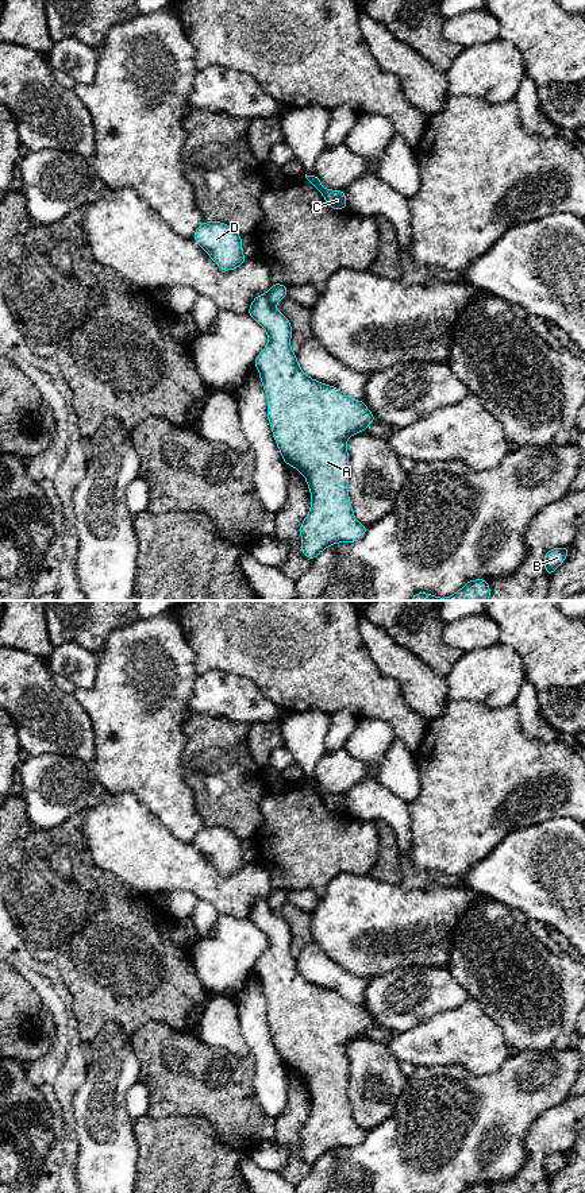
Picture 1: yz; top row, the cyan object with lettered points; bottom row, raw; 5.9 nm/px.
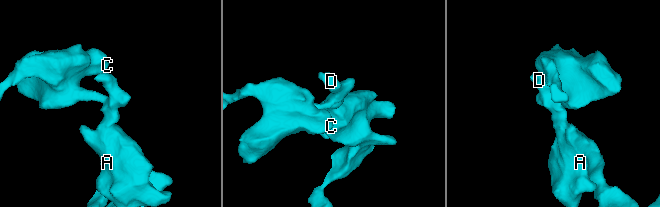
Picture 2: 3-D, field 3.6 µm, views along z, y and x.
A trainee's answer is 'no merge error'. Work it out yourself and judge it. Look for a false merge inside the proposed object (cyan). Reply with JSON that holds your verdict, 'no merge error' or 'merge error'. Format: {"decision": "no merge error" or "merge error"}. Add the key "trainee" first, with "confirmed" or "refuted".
{"trainee": "confirmed", "decision": "no merge error"}

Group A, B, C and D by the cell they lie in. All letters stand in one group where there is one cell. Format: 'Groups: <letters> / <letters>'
Groups: A B C D

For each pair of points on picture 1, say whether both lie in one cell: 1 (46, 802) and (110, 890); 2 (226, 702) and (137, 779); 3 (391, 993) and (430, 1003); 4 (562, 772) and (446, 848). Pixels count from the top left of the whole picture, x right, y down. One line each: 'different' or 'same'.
1: different
2: different
3: same
4: same

